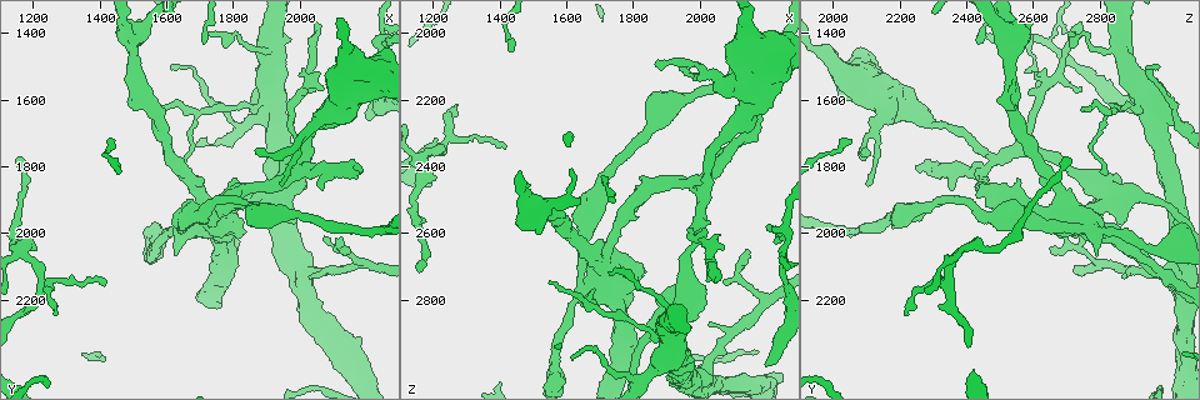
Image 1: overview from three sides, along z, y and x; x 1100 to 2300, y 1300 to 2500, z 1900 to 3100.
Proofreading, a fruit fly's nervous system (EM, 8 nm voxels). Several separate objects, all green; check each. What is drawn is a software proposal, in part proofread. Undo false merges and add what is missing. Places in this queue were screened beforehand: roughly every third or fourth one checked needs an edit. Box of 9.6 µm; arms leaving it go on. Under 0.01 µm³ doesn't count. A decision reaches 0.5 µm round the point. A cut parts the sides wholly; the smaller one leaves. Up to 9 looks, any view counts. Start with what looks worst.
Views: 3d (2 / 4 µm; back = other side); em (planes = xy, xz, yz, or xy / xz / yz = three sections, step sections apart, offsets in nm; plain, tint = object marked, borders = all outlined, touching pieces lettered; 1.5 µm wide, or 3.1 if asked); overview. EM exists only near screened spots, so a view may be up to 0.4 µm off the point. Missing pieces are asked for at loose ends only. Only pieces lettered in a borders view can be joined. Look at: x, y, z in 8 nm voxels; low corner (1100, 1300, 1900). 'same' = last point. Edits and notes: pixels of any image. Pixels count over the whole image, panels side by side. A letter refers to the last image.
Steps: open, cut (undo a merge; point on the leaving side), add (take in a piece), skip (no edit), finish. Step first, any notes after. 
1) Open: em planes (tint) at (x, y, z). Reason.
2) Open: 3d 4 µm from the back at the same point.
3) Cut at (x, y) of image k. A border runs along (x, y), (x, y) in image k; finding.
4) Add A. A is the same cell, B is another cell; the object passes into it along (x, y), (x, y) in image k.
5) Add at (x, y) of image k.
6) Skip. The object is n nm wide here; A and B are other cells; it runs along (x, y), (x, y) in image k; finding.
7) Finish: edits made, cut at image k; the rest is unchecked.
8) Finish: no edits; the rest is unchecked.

Open: em yz step 8 (borders) at (2210, 1640, 3000). An open end.

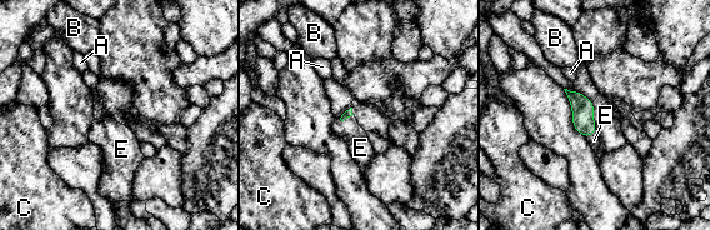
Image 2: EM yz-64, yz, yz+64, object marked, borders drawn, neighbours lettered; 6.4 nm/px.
Add E. The longest contact is with E, 90 nm; E is the same cell, A, B and C are other cells; it goes on there.

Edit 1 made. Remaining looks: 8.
Open: 3d 4 µm at (1720, 1390, 2720). Thin end.

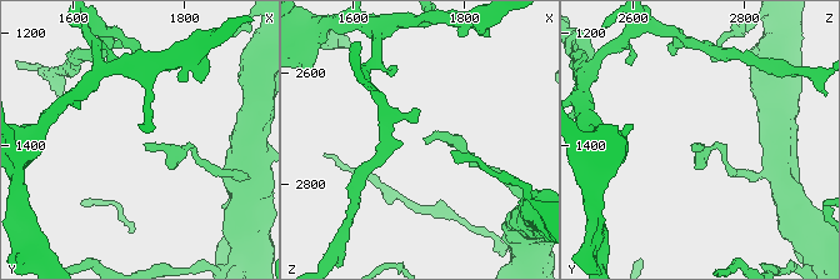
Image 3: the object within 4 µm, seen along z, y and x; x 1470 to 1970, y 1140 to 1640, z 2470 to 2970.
Open: em planes (borders) at (1730, 1400, 2715). Now the EM.

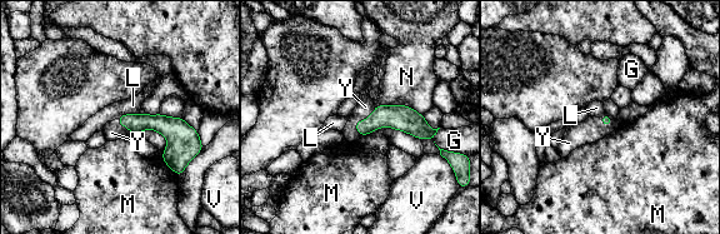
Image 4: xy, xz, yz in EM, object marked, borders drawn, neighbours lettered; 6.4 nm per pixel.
Add Y. The longest contact is with N, 300 nm; Y is the same cell, G, L, M, N and V are other cells; the object passes into it along (396, 116), (360, 120), (365, 106) in image 4; it goes on there.

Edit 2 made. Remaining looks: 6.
Open: overview.

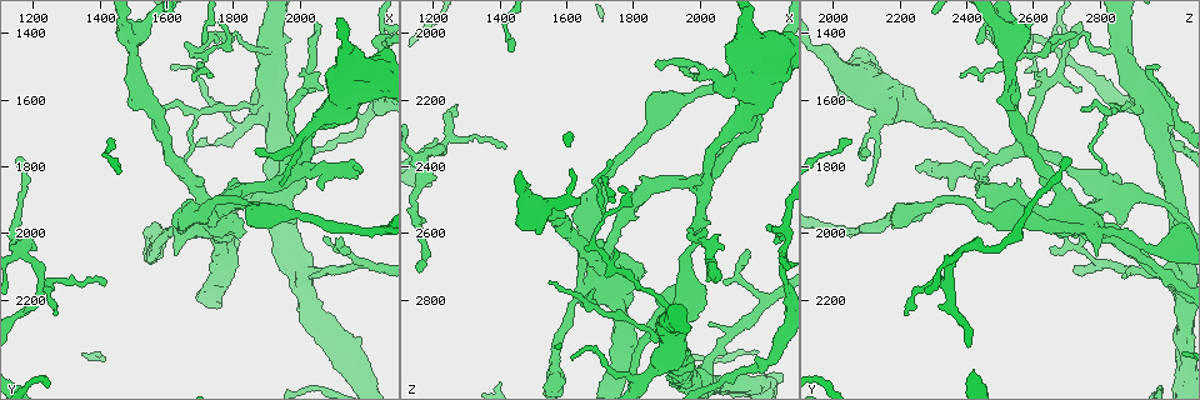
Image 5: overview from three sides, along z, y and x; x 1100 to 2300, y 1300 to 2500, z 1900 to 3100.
Open: em planes (tint) at (2140, 1480, 1990). A fork.

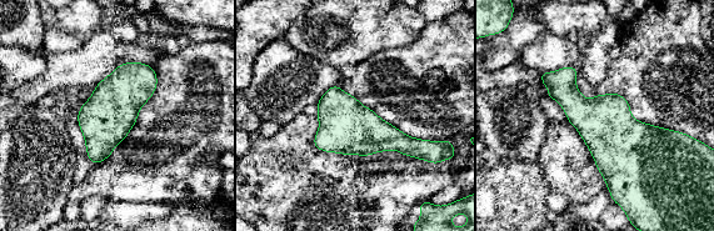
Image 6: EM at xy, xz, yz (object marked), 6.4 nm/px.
Open: em planes (borders) at the same point.

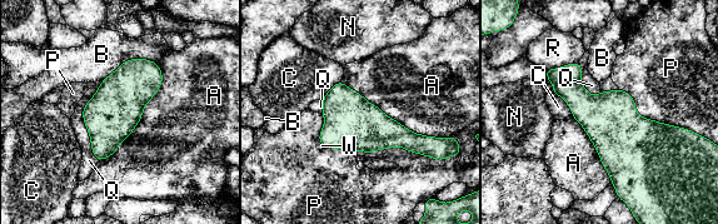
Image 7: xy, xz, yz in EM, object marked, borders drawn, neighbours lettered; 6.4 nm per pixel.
Skip. The object is 320 nm wide here; A, B, C, N, P, Q, R and W are other cells; a border runs along (158, 63), (159, 90), (98, 162) in image 7; one neuron here.

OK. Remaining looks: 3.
Finish: edits made, add at image 2, add at image 4; the rest is unchecked.

